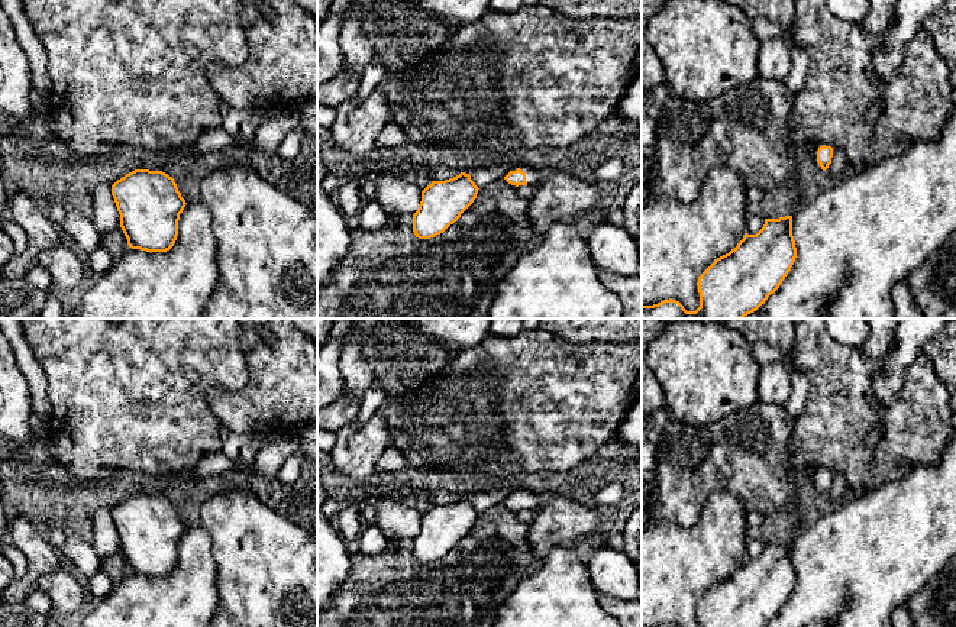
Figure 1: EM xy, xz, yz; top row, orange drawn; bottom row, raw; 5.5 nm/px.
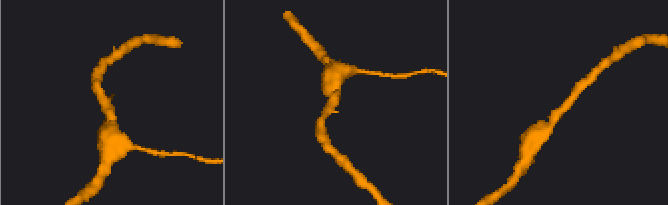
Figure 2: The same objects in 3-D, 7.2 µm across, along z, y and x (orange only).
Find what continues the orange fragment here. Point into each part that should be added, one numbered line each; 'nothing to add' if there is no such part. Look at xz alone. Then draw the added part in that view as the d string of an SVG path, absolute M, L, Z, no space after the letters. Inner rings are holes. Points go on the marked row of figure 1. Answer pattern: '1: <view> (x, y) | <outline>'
1: xz (533, 177) | M516 165L511 171L516 171L517 168L526 174L526 181L529 185L537 185L545 178L545 171L527 165Z

